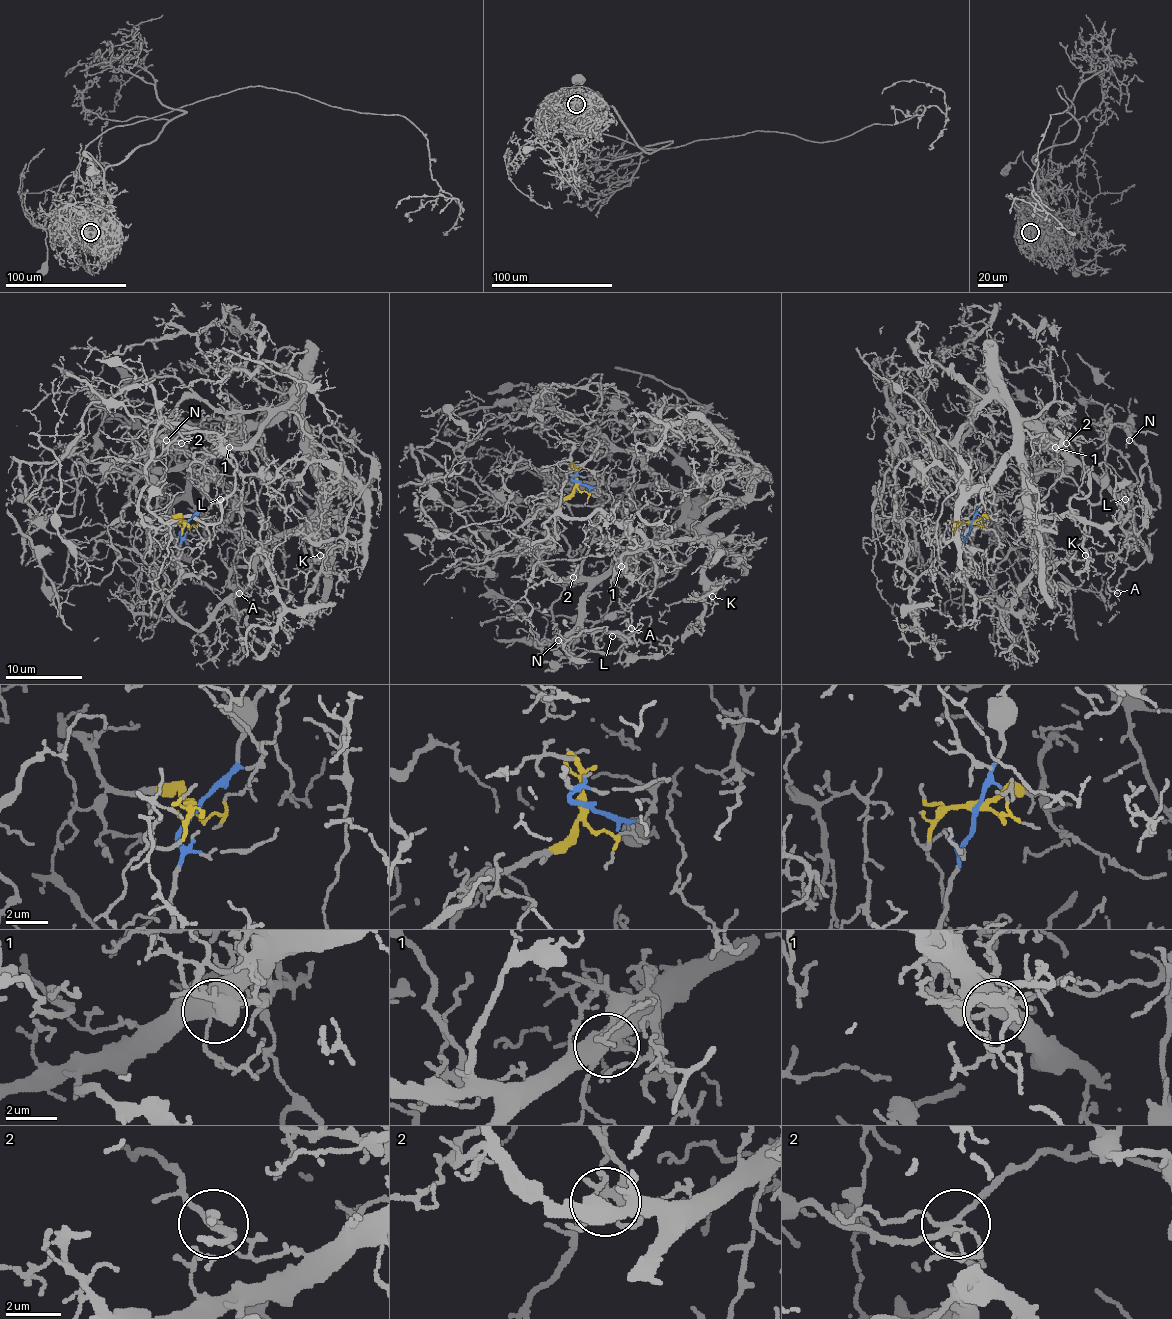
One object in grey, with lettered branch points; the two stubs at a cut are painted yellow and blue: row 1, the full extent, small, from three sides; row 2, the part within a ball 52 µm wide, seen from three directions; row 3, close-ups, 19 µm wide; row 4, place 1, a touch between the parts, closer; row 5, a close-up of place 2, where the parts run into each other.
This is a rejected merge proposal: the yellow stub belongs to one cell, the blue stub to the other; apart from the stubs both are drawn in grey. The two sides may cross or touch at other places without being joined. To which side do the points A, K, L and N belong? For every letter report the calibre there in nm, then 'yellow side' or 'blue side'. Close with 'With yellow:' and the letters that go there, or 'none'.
A: calibre 130 nm; yellow side
K: calibre 110 nm; yellow side
L: calibre 130 nm; yellow side
N: calibre 140 nm; blue side
With yellow: A, K, L

